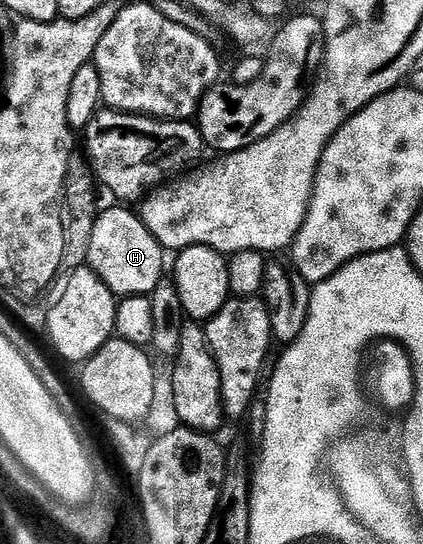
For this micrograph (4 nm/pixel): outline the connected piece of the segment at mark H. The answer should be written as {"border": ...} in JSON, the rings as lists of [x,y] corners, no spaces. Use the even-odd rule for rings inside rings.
{"border":[[[128,207],[109,208],[100,213],[94,222],[94,228],[89,230],[88,267],[92,268],[101,281],[113,291],[114,296],[149,296],[155,286],[166,275],[166,249],[153,235],[151,230],[141,220],[136,211],[128,212]]]}

